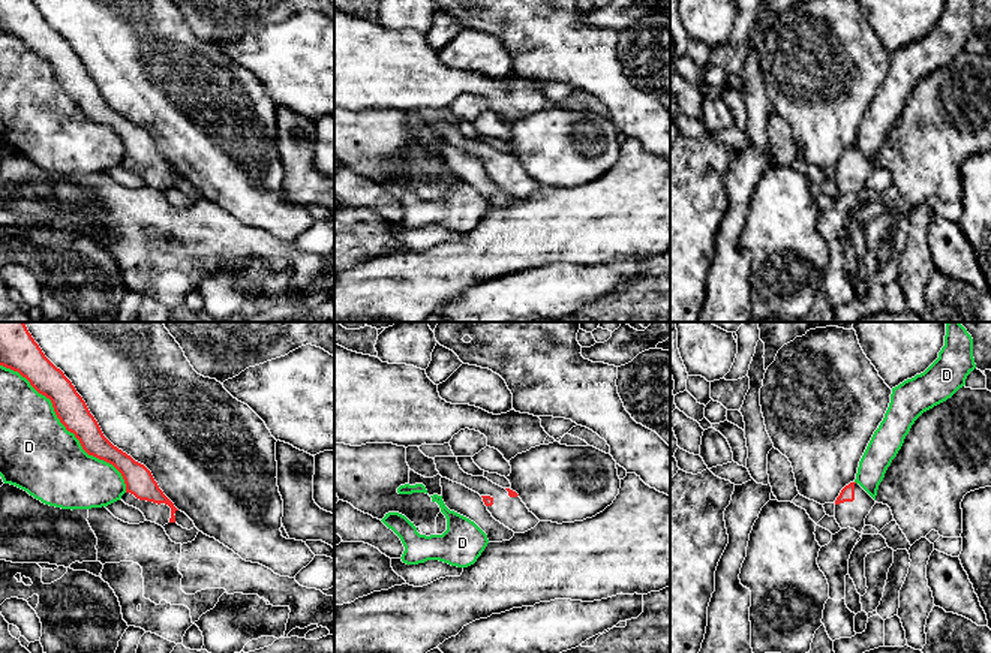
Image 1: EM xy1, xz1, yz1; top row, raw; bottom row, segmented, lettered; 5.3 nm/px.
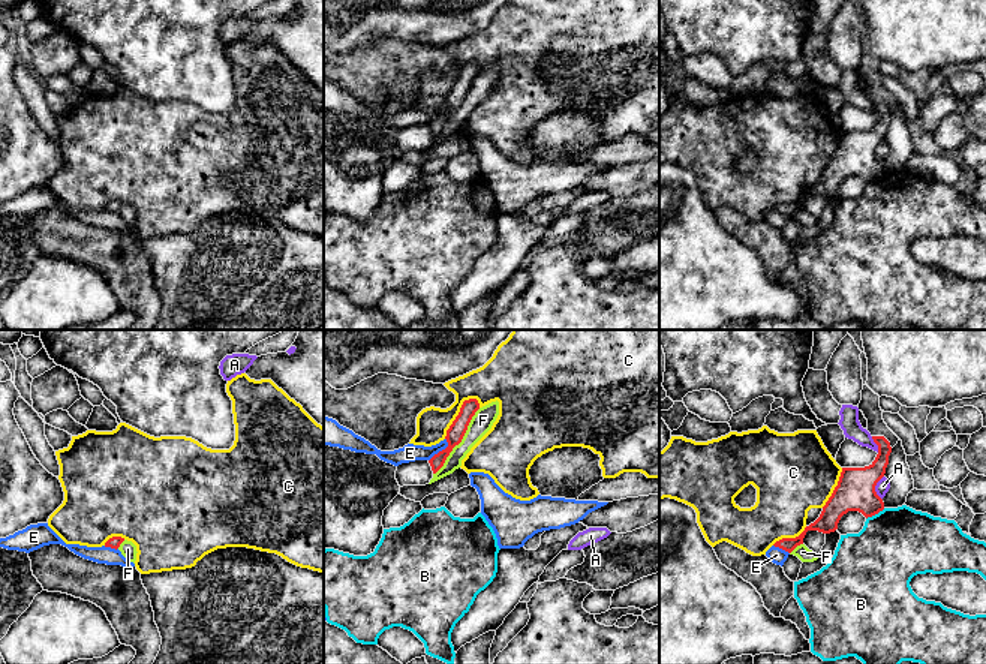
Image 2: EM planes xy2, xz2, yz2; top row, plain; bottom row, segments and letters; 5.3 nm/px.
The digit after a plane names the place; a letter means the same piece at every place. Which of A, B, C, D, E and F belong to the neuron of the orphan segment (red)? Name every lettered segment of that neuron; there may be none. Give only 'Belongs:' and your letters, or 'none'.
Belongs: none

